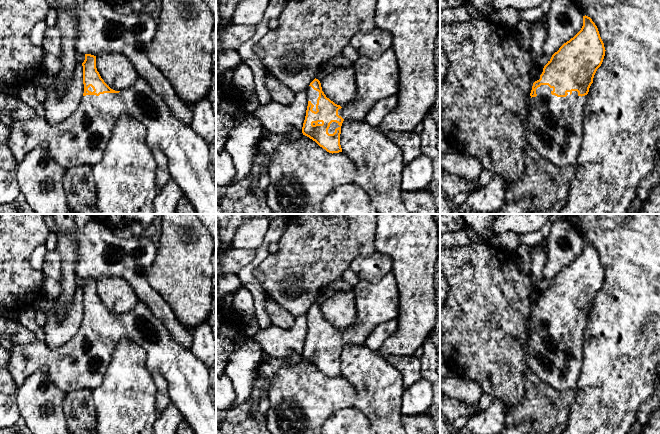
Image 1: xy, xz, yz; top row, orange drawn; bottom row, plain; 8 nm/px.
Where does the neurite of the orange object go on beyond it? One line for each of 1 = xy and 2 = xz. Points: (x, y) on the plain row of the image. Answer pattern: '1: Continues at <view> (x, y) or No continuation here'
1: Continues at xy (80, 364)
2: Continues at xz (376, 303)

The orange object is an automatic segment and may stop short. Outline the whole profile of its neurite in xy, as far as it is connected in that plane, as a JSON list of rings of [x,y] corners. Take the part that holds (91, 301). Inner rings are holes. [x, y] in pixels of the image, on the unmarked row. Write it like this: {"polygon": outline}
{"polygon": [[[85,278],[82,290],[83,321],[76,335],[68,343],[58,348],[50,348],[37,339],[28,344],[14,343],[9,349],[9,362],[6,367],[17,391],[25,379],[42,366],[47,367],[52,382],[65,394],[75,390],[92,391],[102,384],[116,345],[122,338],[128,338],[145,350],[148,370],[151,373],[160,372],[167,380],[170,402],[179,410],[194,434],[216,434],[216,408],[209,394],[210,368],[190,350],[183,348],[145,303],[138,301],[128,314],[115,315],[104,306],[97,295],[96,280]]]}

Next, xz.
{"polygon": [[[392,272],[377,283],[360,280],[353,291],[357,318],[350,330],[341,331],[327,322],[316,302],[306,314],[308,330],[302,357],[332,378],[342,376],[340,358],[344,344],[363,345],[379,324],[399,315],[399,293]]]}

